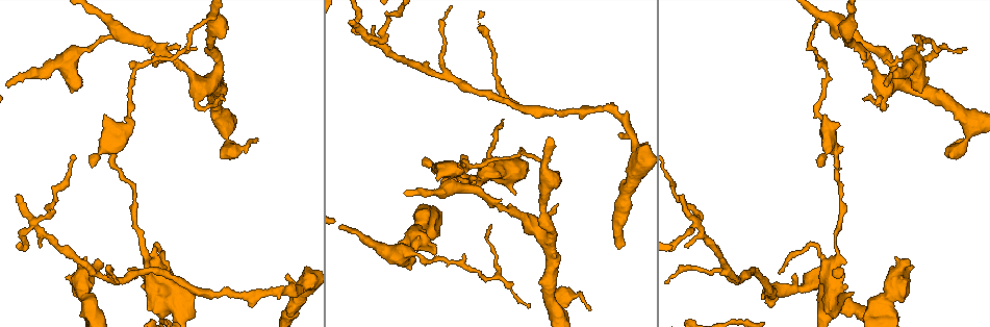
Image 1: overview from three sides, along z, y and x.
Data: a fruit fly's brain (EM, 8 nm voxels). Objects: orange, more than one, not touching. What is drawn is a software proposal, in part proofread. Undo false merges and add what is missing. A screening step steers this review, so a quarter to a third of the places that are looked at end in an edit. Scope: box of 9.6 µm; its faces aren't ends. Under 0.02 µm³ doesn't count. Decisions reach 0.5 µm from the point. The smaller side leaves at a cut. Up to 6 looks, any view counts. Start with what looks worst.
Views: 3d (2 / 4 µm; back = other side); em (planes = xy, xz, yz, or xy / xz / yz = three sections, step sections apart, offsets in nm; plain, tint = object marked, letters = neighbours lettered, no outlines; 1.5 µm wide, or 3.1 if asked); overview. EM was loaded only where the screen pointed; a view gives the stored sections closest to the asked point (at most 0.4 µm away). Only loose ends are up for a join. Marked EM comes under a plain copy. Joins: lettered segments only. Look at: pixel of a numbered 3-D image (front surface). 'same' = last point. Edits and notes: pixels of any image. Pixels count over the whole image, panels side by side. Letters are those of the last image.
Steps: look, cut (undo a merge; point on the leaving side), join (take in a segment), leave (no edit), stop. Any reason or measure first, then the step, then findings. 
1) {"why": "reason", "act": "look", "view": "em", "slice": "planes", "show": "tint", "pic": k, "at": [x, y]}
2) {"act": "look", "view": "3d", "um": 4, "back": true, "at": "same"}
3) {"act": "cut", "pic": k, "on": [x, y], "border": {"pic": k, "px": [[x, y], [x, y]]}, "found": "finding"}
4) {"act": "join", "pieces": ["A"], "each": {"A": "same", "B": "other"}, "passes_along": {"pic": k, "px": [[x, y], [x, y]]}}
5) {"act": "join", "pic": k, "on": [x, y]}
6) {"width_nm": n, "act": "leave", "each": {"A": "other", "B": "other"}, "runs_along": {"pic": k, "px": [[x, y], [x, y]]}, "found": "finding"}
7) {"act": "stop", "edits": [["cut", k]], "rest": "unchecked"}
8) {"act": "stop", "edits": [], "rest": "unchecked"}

{"why": "thick end", "act": "look", "view": "3d", "um": 2, "pic": 1, "at": [148, 307]}

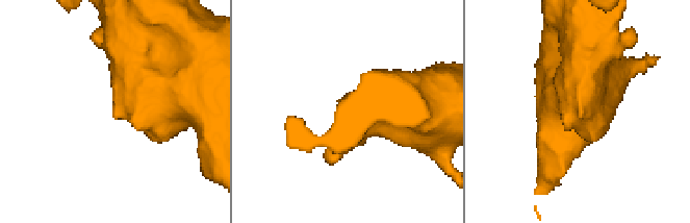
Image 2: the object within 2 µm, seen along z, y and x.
{"why": "shape alone is not enough", "act": "look", "view": "em", "slice": "planes", "show": "tint", "pic": 2, "at": [112, 113]}

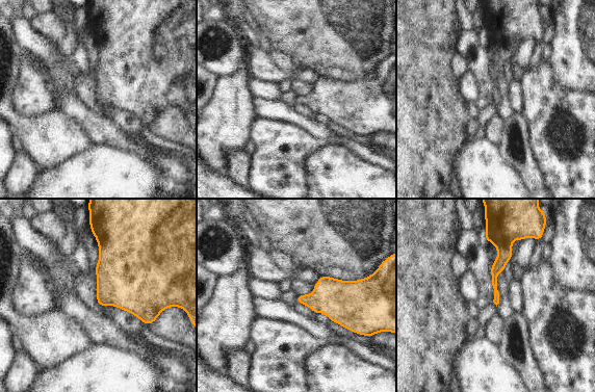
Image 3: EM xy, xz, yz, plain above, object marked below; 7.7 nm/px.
{"why": "what lies round it", "act": "look", "view": "em", "slice": "planes", "show": "letters", "at": "same"}

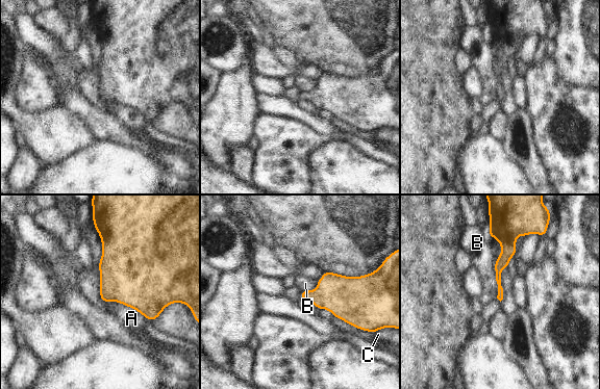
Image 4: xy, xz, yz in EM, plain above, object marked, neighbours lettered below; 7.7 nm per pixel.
{"longest_contact_nm": ["B", 260], "act": "leave", "each": {"A": "other", "B": "other", "C": "other"}, "found": "no lettered segment goes on from it"}

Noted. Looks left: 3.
{"why": "thin end", "act": "look", "view": "em", "slice": "yz", "step": 4, "show": "letters", "pic": 1, "at": [196, 50]}

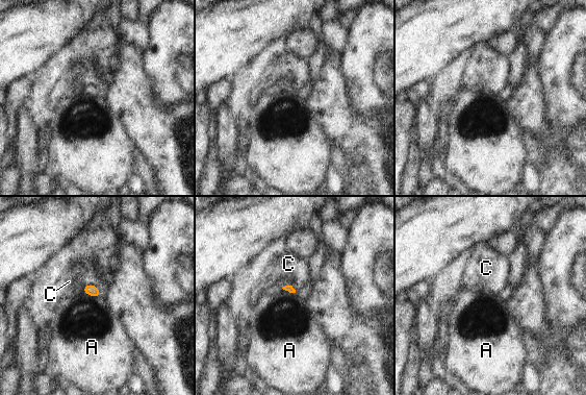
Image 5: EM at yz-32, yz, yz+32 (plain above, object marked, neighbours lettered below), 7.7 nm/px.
{"act": "leave", "each": {"A": "other", "C": "other"}, "border": {"pic": 5, "px": [[83, 292], [92, 296], [99, 296]]}, "found": "none of them fits"}

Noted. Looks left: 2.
{"why": "branch point", "act": "look", "view": "em", "slice": "planes", "show": "letters", "pic": 1, "at": [448, 75]}

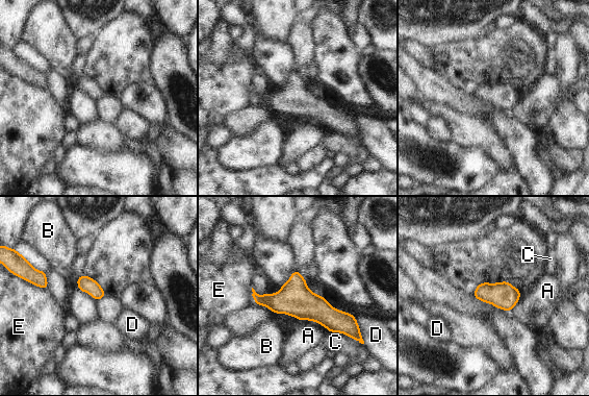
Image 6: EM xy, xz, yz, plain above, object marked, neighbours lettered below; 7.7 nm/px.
{"width_nm": 110, "act": "leave", "each": {"A": "other", "B": "other", "C": "other", "D": "other", "E": "other"}, "runs_along": {"pic": 6, "px": [[256, 297], [299, 301], [351, 328]]}, "found": "one cell here"}

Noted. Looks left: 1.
{"act": "stop", "edits": [], "rest": "unchecked"}

